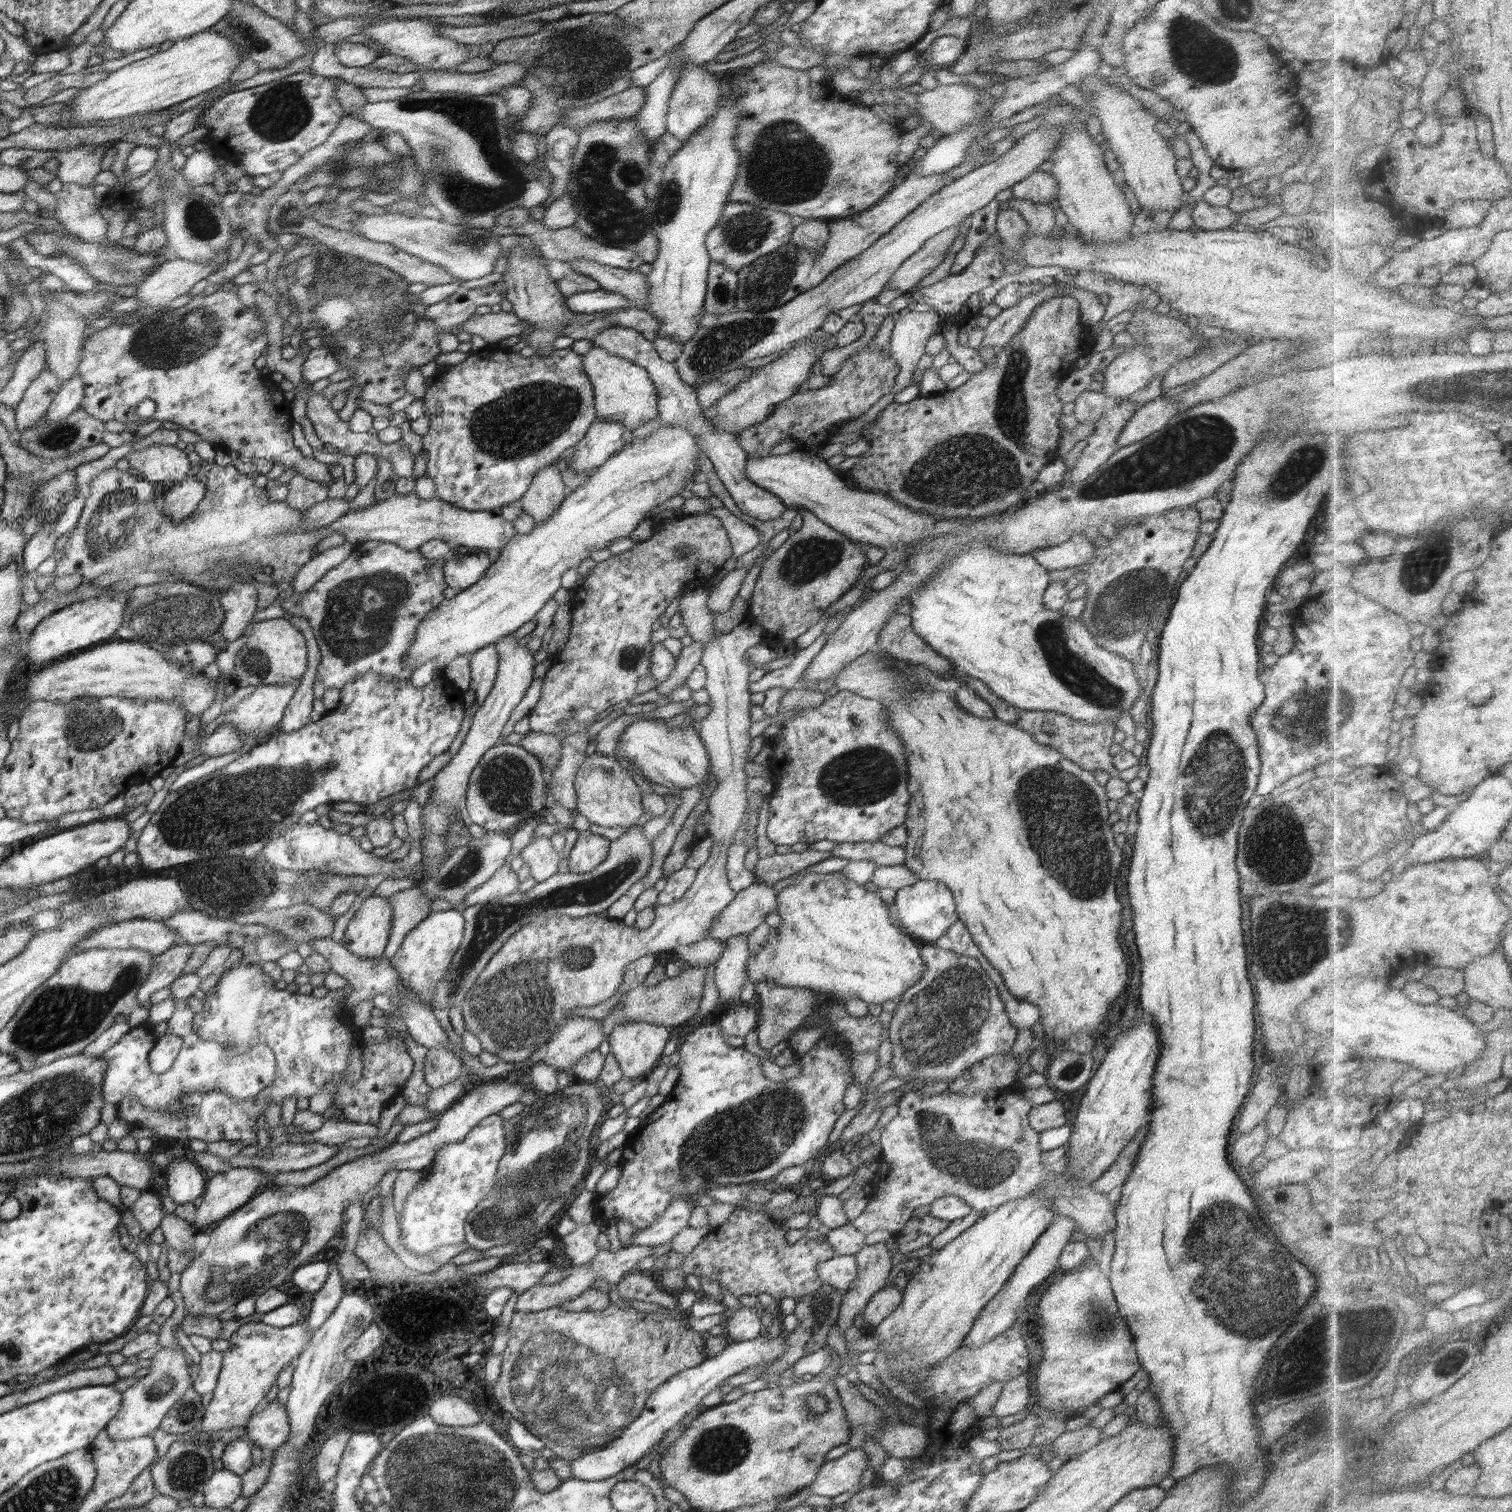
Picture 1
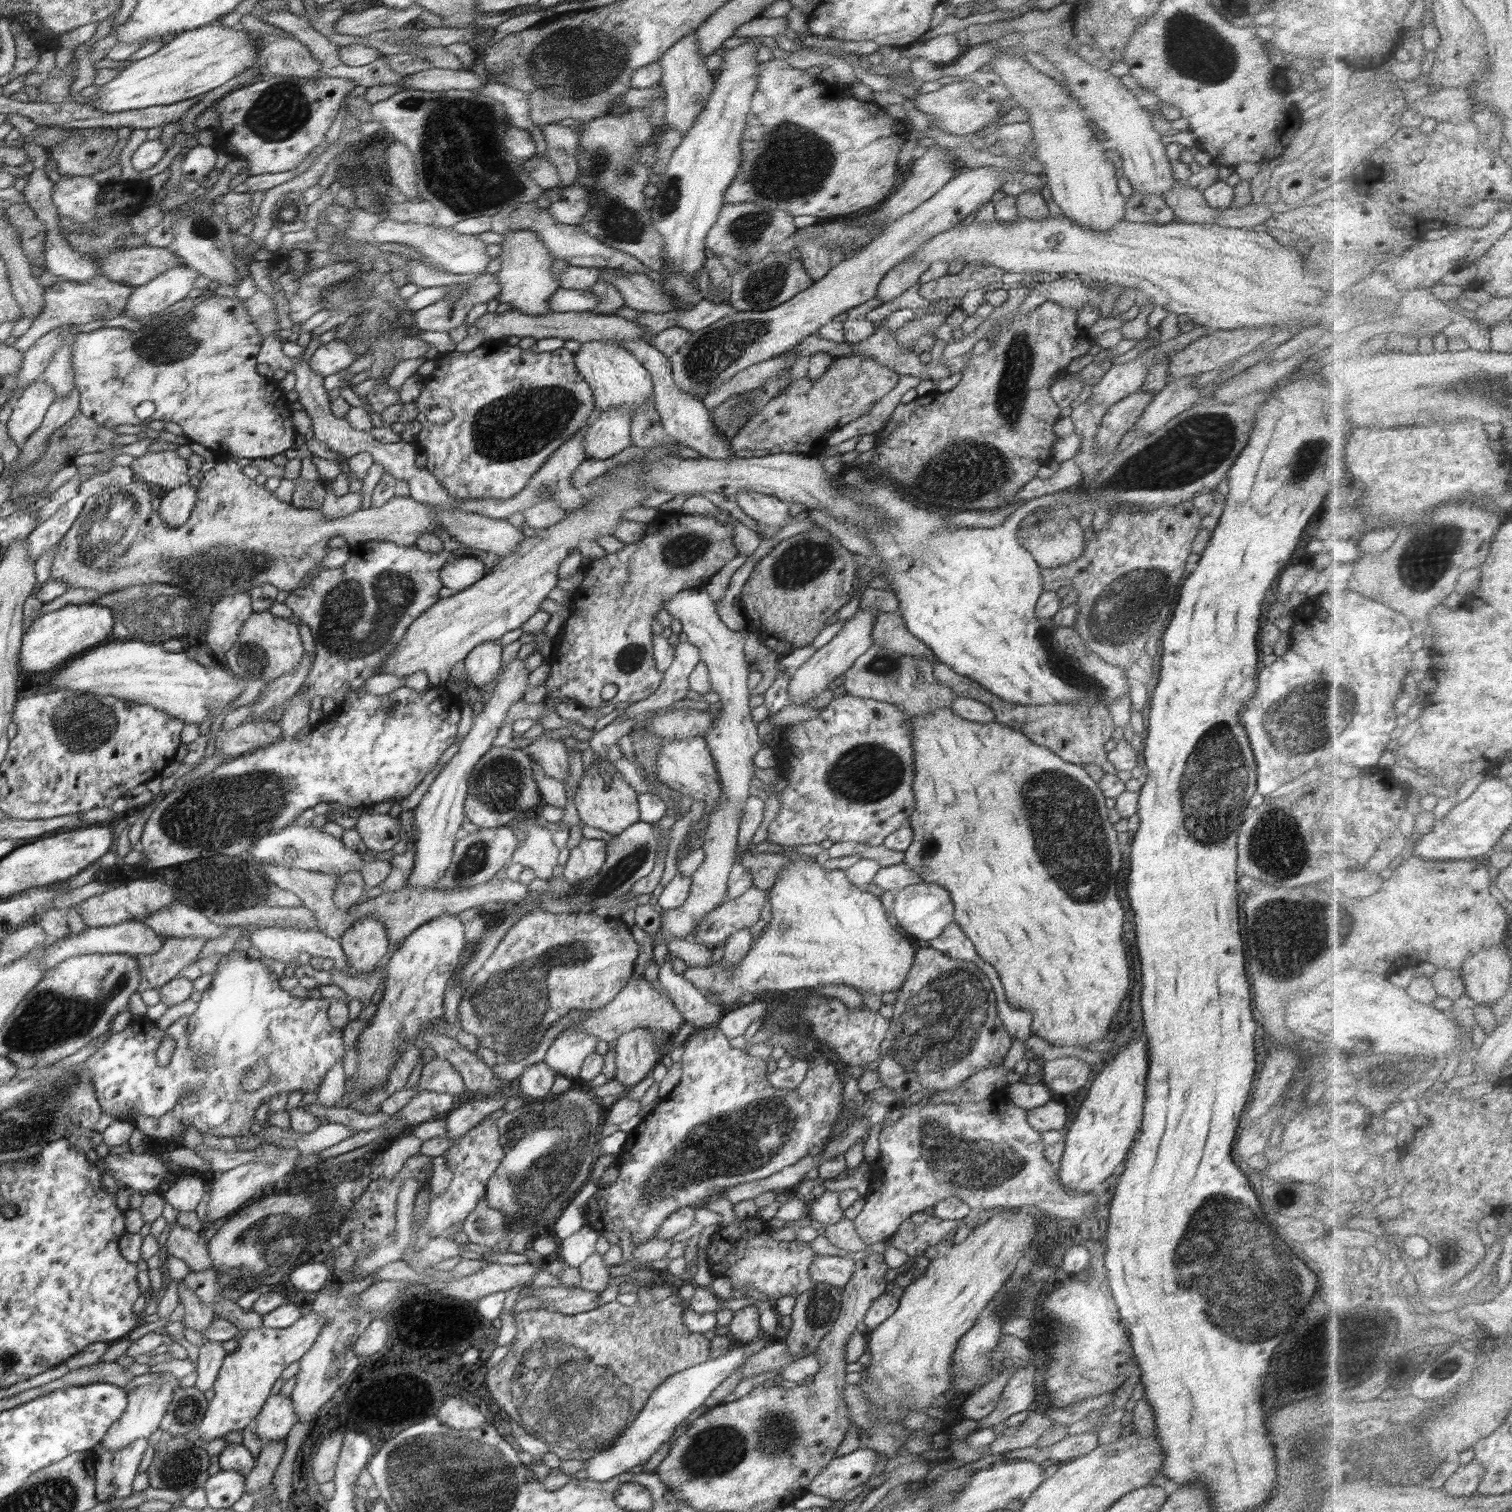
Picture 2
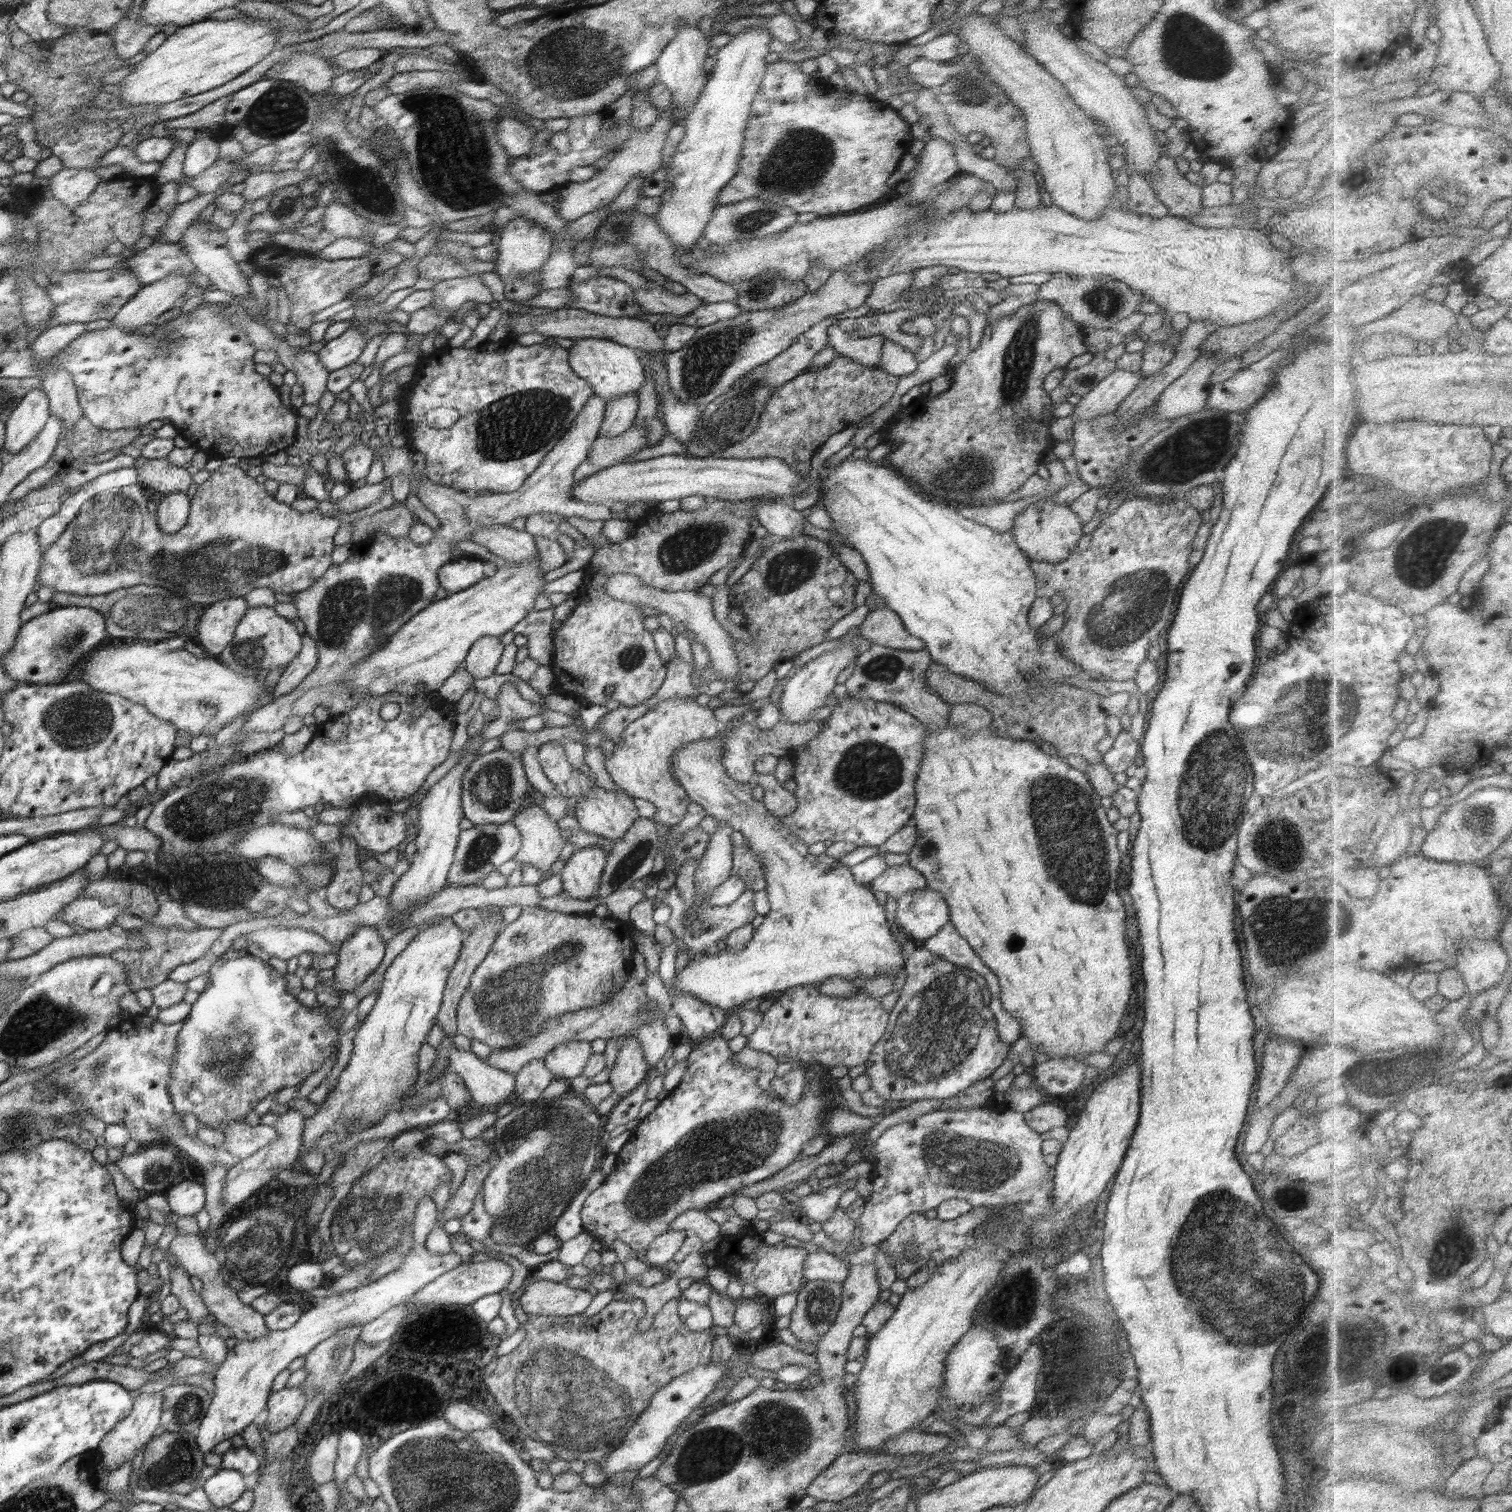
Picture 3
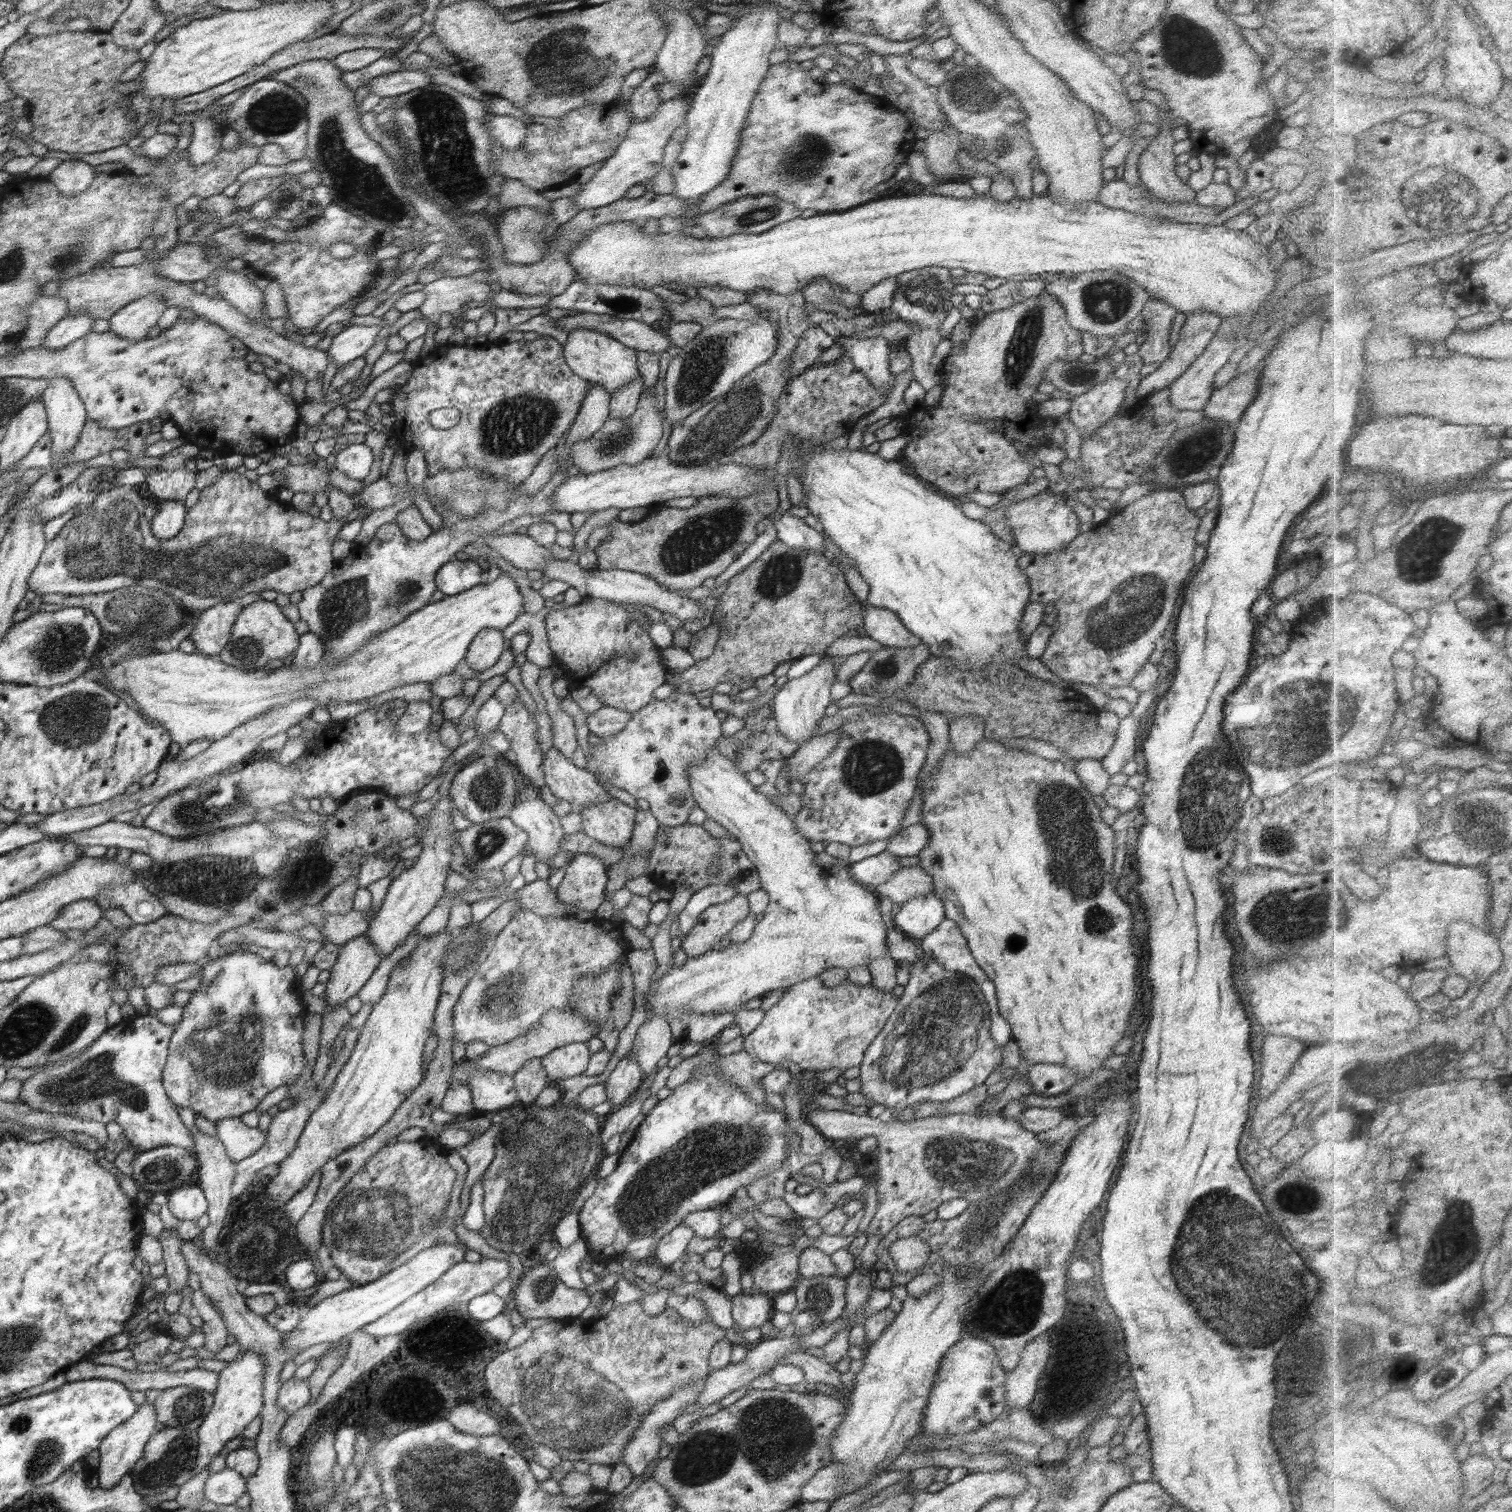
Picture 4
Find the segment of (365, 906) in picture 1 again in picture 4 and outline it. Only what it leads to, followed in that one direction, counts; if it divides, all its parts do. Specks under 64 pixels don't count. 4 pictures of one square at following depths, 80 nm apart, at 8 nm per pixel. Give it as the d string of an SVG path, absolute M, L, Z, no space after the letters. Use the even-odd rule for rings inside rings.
M361 934L344 943L337 961L329 970L330 978L323 992L327 1012L337 1005L345 1005L349 998L360 993L381 960L382 956L368 934Z

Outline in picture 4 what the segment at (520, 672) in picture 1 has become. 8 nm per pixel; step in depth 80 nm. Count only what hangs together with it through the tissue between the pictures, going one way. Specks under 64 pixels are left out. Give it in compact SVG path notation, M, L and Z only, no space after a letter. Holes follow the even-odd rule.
M444 795L431 812L425 815L427 818L426 833L420 840L423 851L415 858L415 863L410 869L404 869L396 875L387 891L380 910L369 922L369 929L365 932L372 939L380 955L389 955L422 920L428 916L428 912L439 904L444 894L444 880L448 876L448 866L452 860L453 842L456 841L456 828L450 824L448 818L452 818L452 795Z

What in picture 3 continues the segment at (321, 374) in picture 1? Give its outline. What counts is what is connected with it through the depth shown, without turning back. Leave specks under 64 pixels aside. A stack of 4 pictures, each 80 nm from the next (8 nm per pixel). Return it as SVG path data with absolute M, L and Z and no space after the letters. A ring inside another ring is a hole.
M350 327L337 338L328 341L318 352L318 358L332 372L356 363L368 342L367 334L360 327Z

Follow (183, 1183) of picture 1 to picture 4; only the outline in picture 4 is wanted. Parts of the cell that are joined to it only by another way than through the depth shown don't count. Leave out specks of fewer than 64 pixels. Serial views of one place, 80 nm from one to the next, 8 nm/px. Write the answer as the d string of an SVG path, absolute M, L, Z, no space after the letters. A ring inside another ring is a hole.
M183 1185L169 1192L167 1204L173 1216L176 1216L180 1221L198 1220L209 1210L209 1202L206 1202L204 1191L200 1186Z

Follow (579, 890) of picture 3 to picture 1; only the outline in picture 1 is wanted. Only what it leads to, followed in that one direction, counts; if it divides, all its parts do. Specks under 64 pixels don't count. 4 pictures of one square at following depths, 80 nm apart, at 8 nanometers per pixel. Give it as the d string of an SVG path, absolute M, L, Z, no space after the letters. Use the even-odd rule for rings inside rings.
M590 830L581 832L572 848L568 859L568 870L574 874L584 874L594 870L599 864L602 864L609 853L609 844L611 841L599 835L594 835Z

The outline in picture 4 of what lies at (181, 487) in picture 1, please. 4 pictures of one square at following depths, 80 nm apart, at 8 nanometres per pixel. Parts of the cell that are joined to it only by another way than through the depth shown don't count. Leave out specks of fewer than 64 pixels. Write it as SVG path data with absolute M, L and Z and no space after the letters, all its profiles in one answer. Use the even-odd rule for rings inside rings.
M164 501L150 521L153 535L162 541L174 538L182 530L187 515L188 511L184 507L184 501Z

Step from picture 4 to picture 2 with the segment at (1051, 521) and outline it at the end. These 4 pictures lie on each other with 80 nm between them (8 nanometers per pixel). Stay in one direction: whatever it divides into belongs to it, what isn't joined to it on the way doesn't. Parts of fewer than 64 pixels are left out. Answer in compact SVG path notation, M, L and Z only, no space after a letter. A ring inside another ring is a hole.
M1046 507L1037 508L1034 512L1031 512L1022 519L1017 532L1018 543L1032 554L1032 557L1041 568L1052 569L1070 564L1070 562L1078 560L1078 558L1084 554L1084 550L1086 550L1084 530L1076 519L1068 519L1063 524L1063 527L1055 533L1048 533L1046 535L1039 533L1039 528L1042 529L1044 525L1051 524L1051 520L1053 520L1053 518L1047 513ZM1039 518L1045 518L1045 522L1042 526L1037 523L1039 522Z

